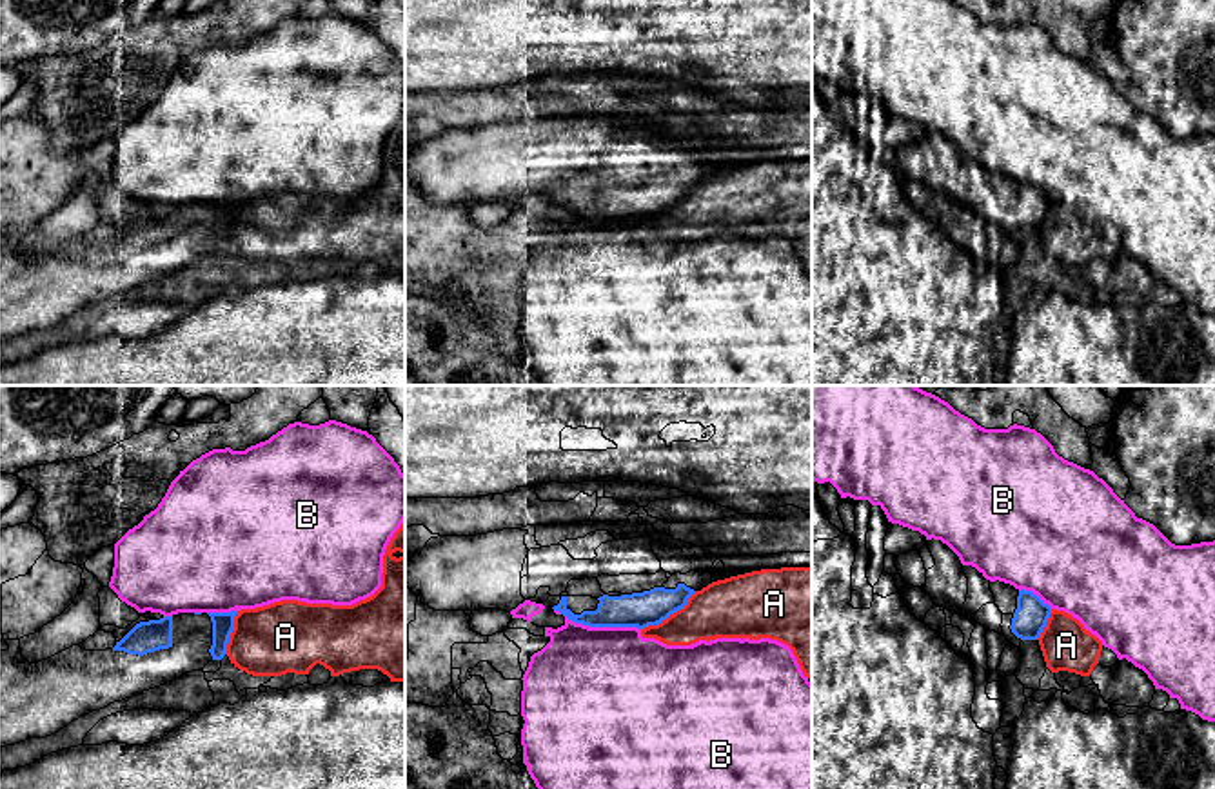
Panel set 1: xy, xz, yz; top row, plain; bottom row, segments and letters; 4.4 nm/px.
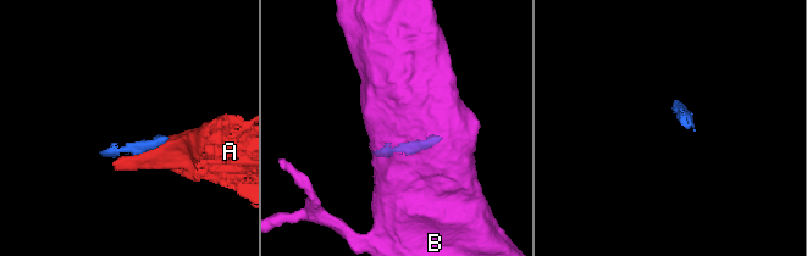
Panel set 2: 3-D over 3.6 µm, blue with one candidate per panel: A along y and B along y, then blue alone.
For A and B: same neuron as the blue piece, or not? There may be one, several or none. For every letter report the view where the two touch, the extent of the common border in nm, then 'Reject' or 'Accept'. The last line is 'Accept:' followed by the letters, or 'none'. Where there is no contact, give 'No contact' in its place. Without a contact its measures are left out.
A: Touches blue in xz. Shared border 300 nm. Reject
B: Touches blue in xz. Shared border 340 nm. Reject
Accept: none

